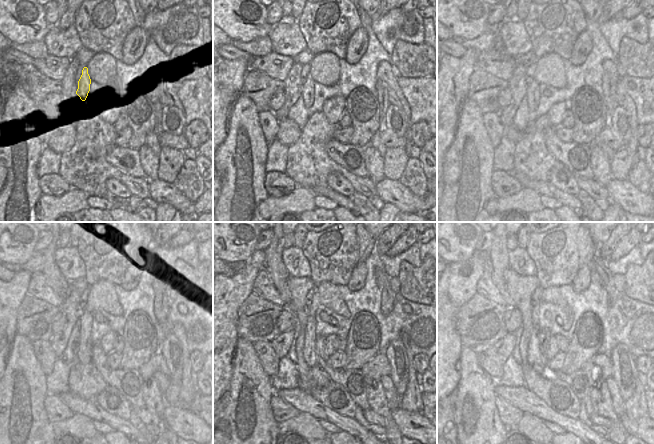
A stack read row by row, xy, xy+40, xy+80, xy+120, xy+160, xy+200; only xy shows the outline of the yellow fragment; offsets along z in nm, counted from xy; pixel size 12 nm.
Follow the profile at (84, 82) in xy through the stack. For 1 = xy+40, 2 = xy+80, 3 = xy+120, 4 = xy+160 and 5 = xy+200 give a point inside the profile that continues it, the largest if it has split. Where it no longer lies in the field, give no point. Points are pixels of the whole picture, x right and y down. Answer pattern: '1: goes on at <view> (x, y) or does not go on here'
1: goes on at xy+40 (308, 94)
2: goes on at xy+80 (532, 94)
3: goes on at xy+120 (85, 319)
4: goes on at xy+160 (311, 322)
5: goes on at xy+200 (535, 329)

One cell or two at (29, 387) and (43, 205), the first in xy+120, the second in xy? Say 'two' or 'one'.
two

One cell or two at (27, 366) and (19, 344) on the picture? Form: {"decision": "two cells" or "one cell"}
{"decision": "one cell"}

